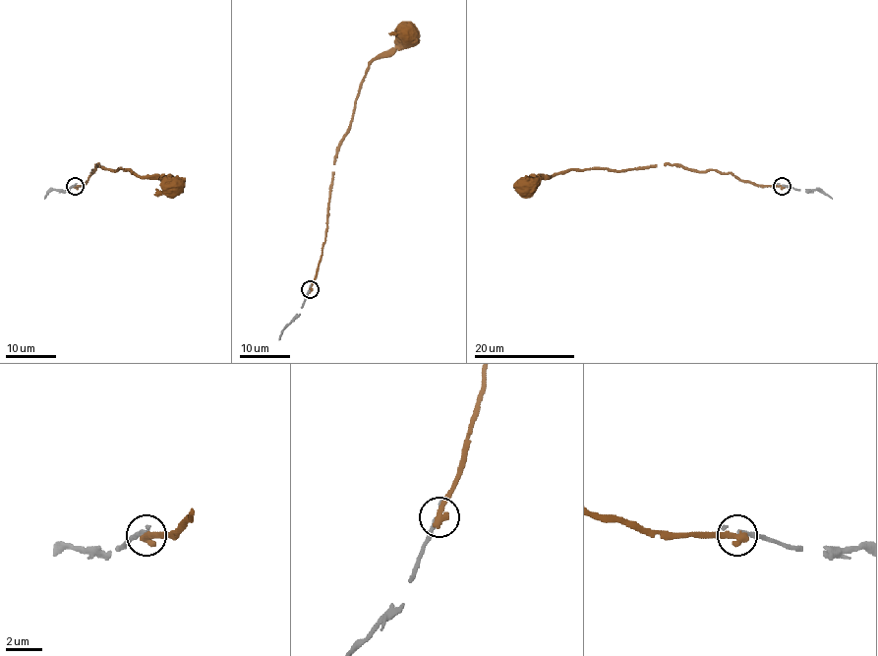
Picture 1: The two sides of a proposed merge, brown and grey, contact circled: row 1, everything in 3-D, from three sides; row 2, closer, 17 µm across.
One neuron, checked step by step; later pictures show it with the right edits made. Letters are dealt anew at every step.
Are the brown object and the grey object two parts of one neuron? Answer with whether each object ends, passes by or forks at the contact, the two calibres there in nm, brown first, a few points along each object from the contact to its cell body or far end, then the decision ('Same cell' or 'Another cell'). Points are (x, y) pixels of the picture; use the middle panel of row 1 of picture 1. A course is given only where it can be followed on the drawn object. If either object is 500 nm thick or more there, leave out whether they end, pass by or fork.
At the ring brown ends. At the ring grey ends. Thickness 480 nm (brown) against 240 nm. Course of brown: (310, 290), (325, 237), (335, 149), (349, 126), (360, 83), (367, 67), (403, 48), (413, 32), (408, 35). Course of grey: (310, 290), (299, 314), (279, 340). Another cell

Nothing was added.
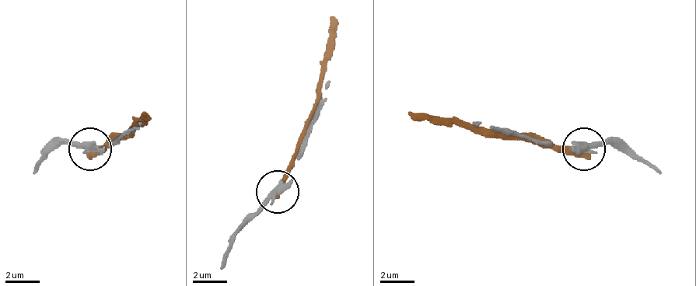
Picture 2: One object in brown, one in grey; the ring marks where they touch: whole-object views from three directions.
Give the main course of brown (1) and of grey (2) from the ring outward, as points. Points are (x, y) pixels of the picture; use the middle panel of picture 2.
1: (278, 193), (316, 103), (337, 18)
2: (278, 193), (329, 81)

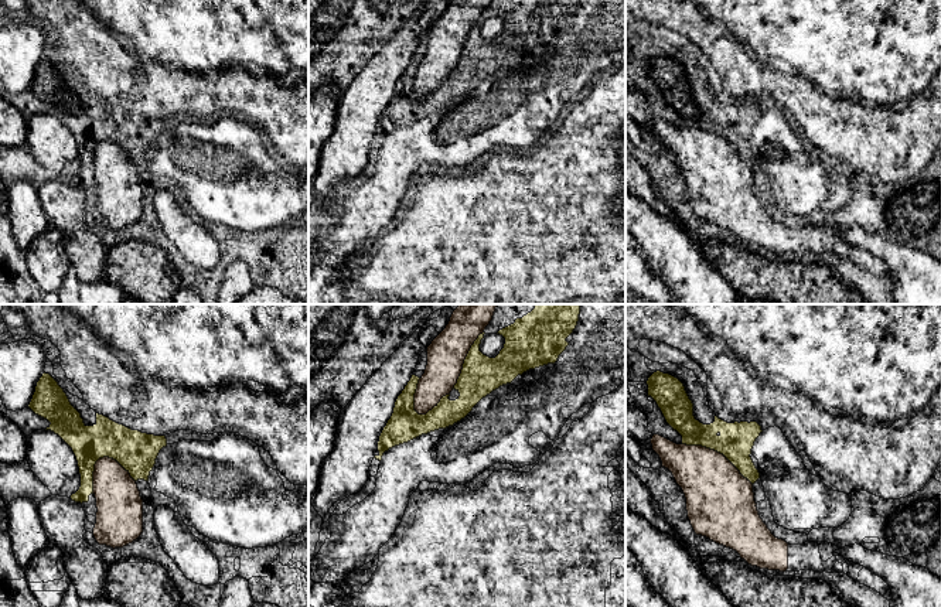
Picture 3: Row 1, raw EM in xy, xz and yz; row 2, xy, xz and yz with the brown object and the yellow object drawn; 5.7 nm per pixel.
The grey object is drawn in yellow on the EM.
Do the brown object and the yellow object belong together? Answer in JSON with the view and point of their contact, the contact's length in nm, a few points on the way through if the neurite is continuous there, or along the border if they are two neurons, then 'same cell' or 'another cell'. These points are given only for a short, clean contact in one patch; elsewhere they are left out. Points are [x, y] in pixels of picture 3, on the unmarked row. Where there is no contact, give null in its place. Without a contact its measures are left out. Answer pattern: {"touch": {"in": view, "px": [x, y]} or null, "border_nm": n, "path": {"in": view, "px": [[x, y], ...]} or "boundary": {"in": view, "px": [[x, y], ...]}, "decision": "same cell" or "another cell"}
{"touch": {"in": "xy", "px": [115, 143]}, "border_nm": 260, "decision": "another cell"}

